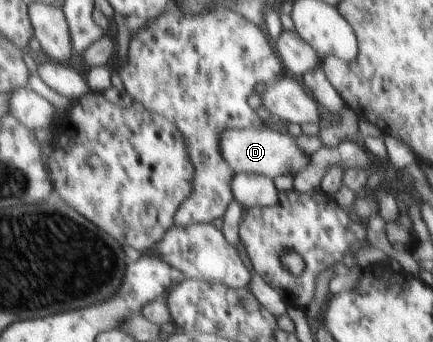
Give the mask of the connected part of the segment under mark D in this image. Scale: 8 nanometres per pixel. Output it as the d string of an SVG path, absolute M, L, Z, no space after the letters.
M264 126L224 131L221 136L220 152L223 153L228 167L232 167L234 174L261 174L270 180L286 174L294 177L306 169L311 161L311 156L300 147L299 141L290 133L277 133L274 129Z

